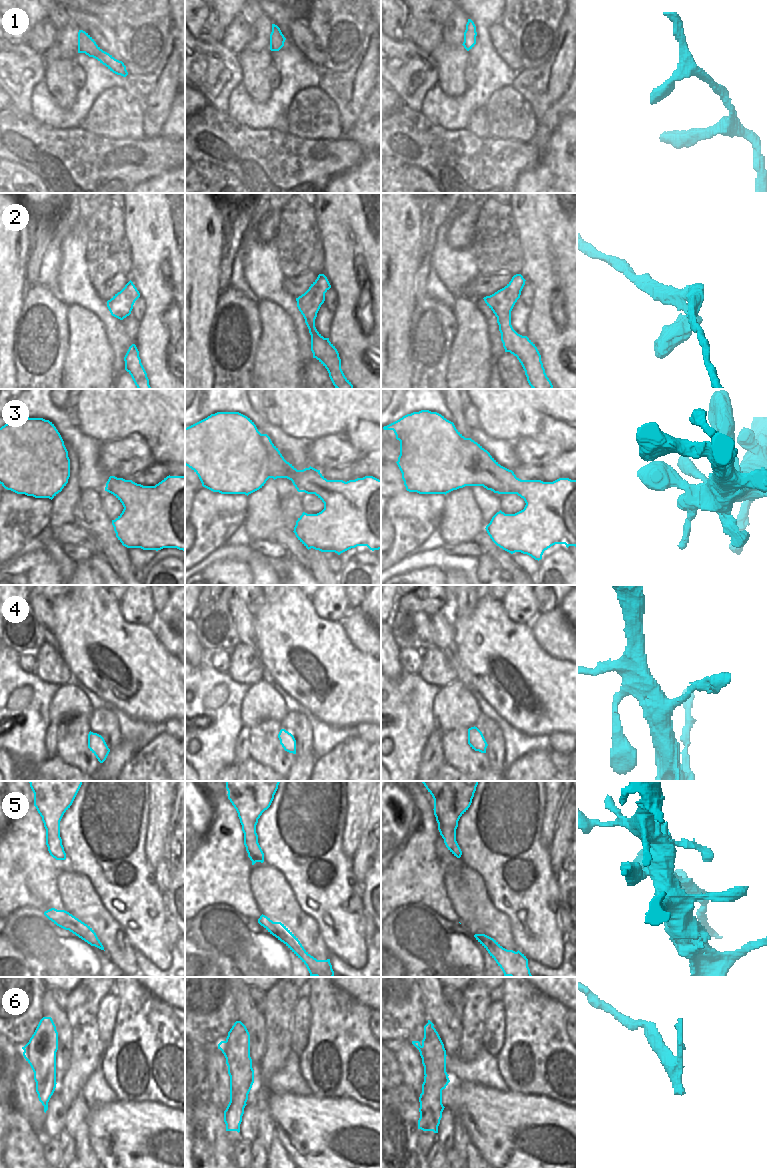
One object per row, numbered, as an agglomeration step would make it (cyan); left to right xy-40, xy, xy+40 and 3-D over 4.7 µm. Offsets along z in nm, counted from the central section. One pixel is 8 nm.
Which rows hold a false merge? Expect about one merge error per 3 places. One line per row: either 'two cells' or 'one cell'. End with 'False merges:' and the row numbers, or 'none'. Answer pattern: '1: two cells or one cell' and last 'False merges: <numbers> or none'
1: one cell
2: one cell
3: one cell
4: one cell
5: one cell
6: two cells
False merges: 6

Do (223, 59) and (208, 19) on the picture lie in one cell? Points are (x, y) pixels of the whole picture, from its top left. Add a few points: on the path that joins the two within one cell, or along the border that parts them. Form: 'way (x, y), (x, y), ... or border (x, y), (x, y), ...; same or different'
border (195, 38), (205, 42), (221, 43); different

